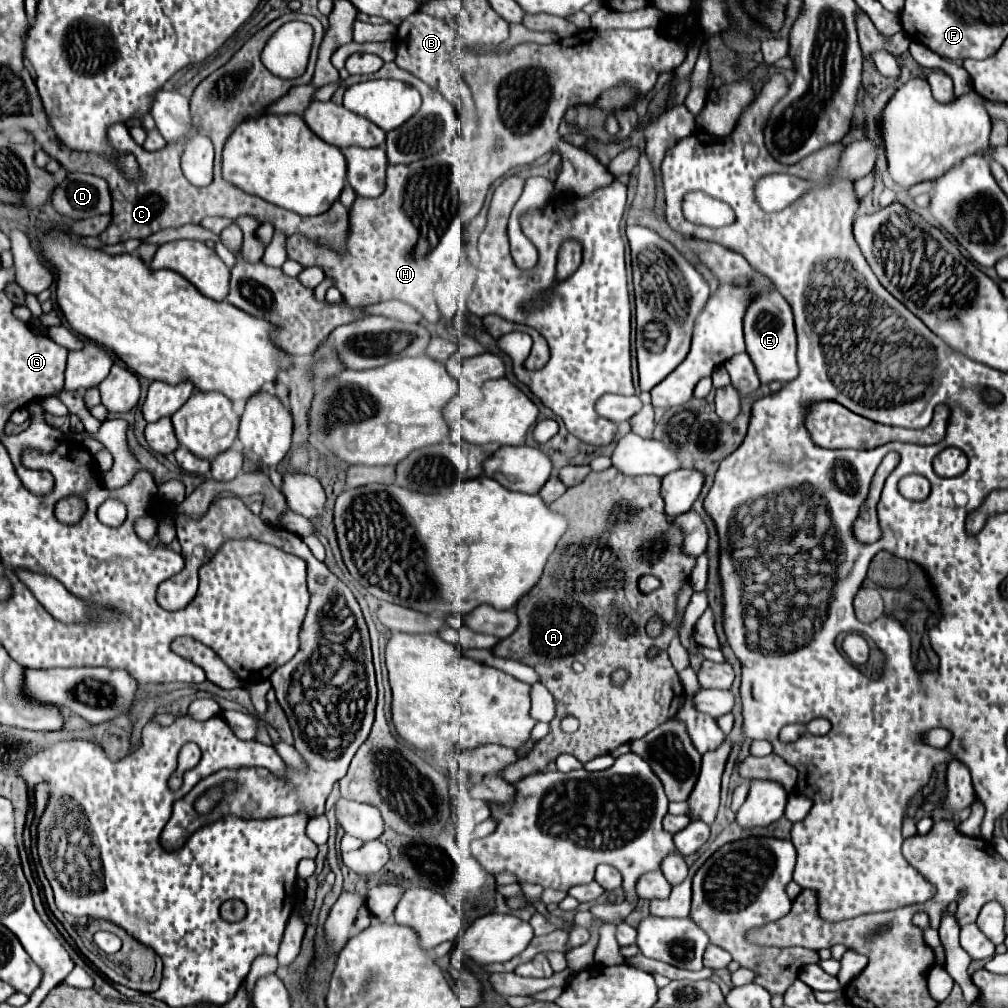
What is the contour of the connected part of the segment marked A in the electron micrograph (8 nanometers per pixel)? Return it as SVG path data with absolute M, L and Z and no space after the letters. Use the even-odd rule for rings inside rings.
M615 467L601 473L591 471L583 483L569 487L557 501L553 501L551 509L569 519L569 529L557 543L541 581L517 603L517 631L507 639L501 639L493 647L493 653L499 657L519 659L521 663L533 667L557 701L557 717L551 721L551 733L541 739L527 757L519 759L503 773L503 779L509 783L517 783L521 777L539 773L561 753L575 755L581 763L591 761L597 755L611 753L615 747L641 739L657 725L665 723L669 717L677 715L683 705L683 685L679 683L677 671L671 667L667 655L667 647L671 639L679 635L683 621L677 621L675 629L667 627L657 639L651 639L645 633L645 625L655 613L659 613L665 623L675 623L677 595L683 589L683 583L689 581L695 567L695 557L687 557L683 553L683 529L679 531L665 513L661 479L655 475L627 477ZM643 575L655 575L661 579L661 587L651 593L641 593L637 583ZM651 647L659 649L659 655L653 659L649 657ZM573 661L581 661L585 671L573 671ZM617 669L627 671L627 681L623 685L613 681L613 673ZM567 715L579 719L579 729L575 733L565 733L559 725Z

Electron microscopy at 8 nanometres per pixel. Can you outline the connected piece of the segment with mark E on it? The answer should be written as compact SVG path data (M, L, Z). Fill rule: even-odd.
M777 291L759 295L747 309L745 315L745 343L747 343L747 353L751 361L755 363L757 375L761 383L771 383L771 381L781 381L789 383L799 375L799 365L795 359L795 325L793 325L793 313L789 303L779 295Z

